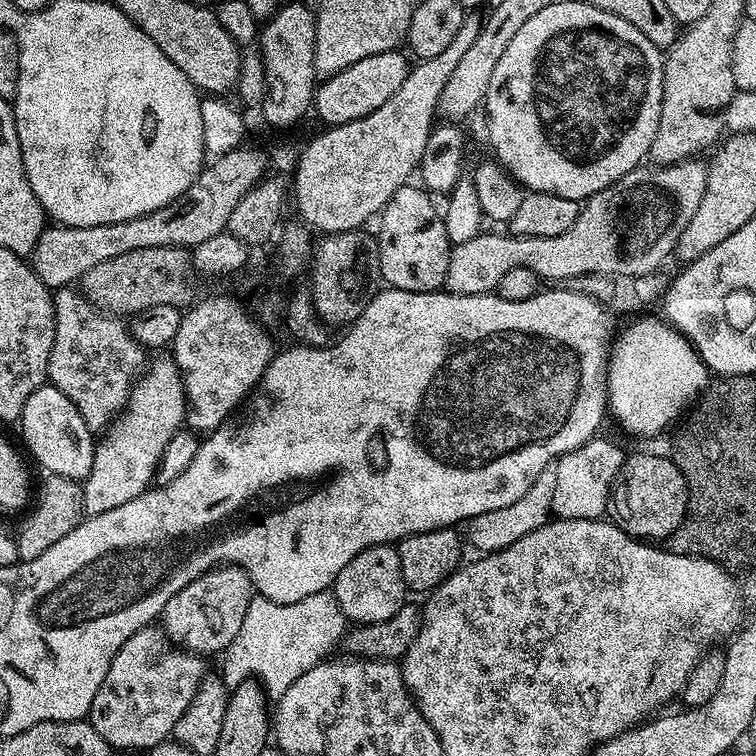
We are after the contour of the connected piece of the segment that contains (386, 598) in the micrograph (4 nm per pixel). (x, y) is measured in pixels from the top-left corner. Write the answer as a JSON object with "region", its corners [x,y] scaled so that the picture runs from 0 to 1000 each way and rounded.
{"region":[[[497,720],[479,728],[479,733],[463,738],[463,743],[452,749],[437,782],[444,790],[452,812],[467,827],[511,823],[511,817],[521,817],[521,812],[526,812],[529,803],[537,798],[532,743],[524,725],[517,720]]]}

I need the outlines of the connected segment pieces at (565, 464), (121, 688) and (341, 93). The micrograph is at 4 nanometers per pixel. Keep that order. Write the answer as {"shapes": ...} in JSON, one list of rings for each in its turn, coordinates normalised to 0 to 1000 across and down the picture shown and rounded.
{"shapes":[[[[788,577],[769,591],[745,598],[734,610],[733,656],[729,681],[742,688],[792,687],[804,672],[804,656],[828,607],[827,598],[807,582]]],[[[216,829],[183,833],[151,865],[151,876],[146,876],[146,886],[140,886],[140,897],[135,897],[135,907],[119,929],[116,956],[151,992],[200,992],[228,974],[230,960],[246,944],[251,923],[257,923],[272,893],[265,873],[261,864],[229,854]]],[[[529,66],[489,71],[489,77],[479,77],[479,82],[468,82],[468,87],[458,87],[458,93],[425,104],[418,114],[415,148],[434,167],[468,161],[474,156],[484,156],[484,151],[495,151],[495,146],[504,143],[521,126],[521,119],[537,108],[542,89],[538,78],[541,75]]]]}

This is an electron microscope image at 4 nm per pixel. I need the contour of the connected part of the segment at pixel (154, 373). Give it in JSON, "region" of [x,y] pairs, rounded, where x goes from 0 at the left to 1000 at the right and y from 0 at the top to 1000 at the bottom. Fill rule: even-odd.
{"region":[[[226,470],[208,471],[212,472],[180,499],[167,537],[131,578],[119,627],[108,638],[112,684],[156,675],[156,669],[172,664],[172,659],[183,659],[196,649],[206,631],[214,595],[220,595],[220,585],[225,585],[245,560],[249,528],[243,524],[243,501]]]}

